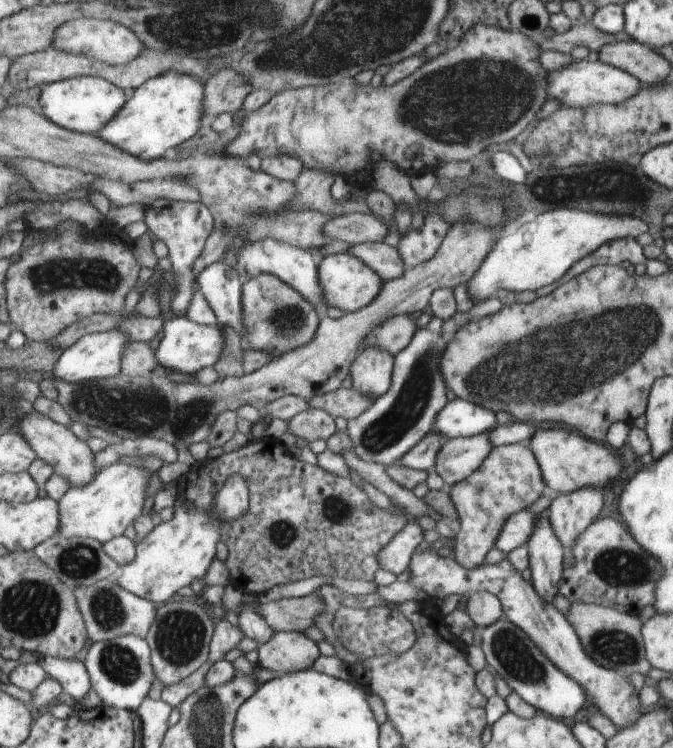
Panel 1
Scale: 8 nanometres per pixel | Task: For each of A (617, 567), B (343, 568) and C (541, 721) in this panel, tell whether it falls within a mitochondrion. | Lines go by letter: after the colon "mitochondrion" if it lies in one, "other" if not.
A: mitochondrion
B: other
C: other

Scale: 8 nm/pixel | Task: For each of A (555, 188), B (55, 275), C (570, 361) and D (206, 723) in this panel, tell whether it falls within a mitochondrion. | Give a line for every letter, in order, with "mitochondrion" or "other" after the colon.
A: mitochondrion
B: mitochondrion
C: mitochondrion
D: mitochondrion

